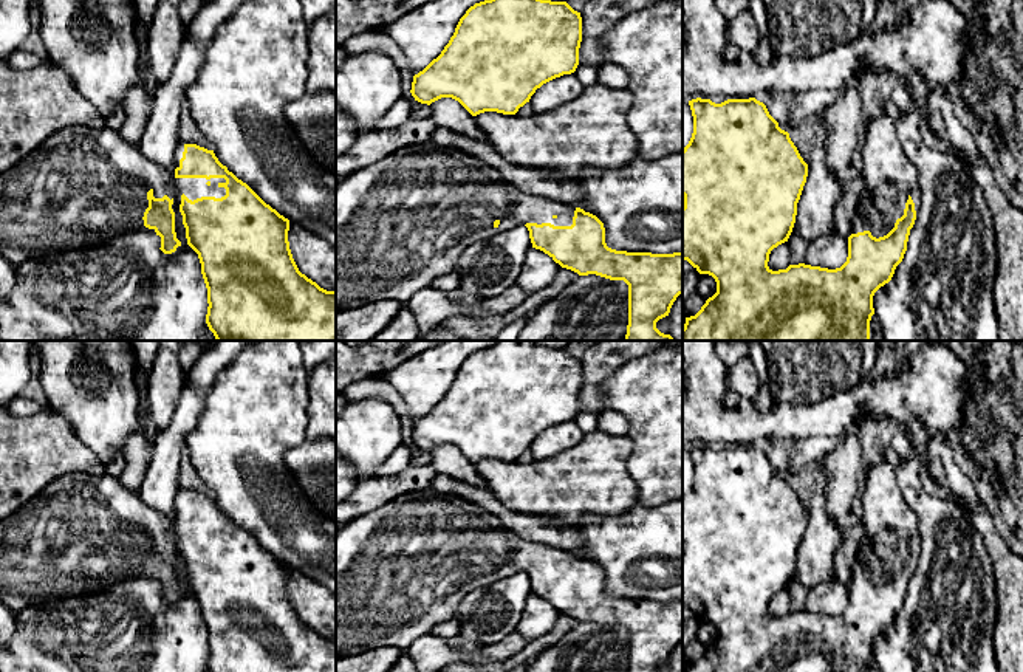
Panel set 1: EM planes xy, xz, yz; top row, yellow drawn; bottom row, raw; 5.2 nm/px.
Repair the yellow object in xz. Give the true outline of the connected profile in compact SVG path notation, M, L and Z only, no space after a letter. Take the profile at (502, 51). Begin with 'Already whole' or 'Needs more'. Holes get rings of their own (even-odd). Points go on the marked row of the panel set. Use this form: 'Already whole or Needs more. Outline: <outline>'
Already whole. Outline: M484 0L466 11L441 54L413 76L410 93L415 101L427 105L441 98L452 98L472 116L484 111L515 115L543 84L576 71L580 42L580 12L574 11L566 2Z

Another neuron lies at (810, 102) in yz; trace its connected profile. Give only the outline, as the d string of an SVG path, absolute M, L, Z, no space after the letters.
M809 90L800 93L797 98L789 98L788 118L778 122L778 127L785 132L791 132L799 127L806 118L825 110L840 94L839 91L828 90Z

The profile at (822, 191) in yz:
M825 110L816 113L817 130L808 161L808 177L791 232L806 242L837 231L834 207L842 198L845 181L850 177L850 173L839 177L828 167L823 113Z

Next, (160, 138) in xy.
M209 0L189 25L178 60L170 77L158 84L150 119L139 139L139 149L145 158L169 170L175 177L175 147L180 142L180 110L187 88L198 76L204 60L206 45L217 26L231 17L245 0Z

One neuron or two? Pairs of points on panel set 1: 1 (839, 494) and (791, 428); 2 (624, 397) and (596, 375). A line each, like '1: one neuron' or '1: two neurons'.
1: two neurons
2: two neurons

